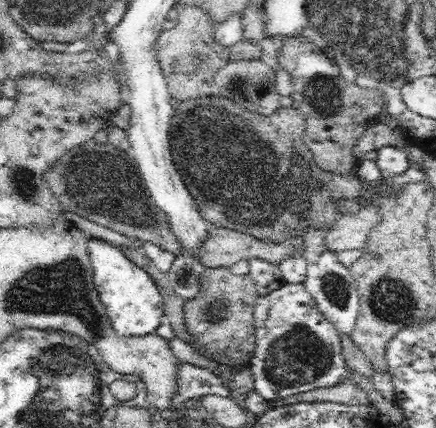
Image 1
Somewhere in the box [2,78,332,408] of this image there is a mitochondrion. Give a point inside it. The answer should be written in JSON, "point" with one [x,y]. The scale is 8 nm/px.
{"point":[104,184]}

